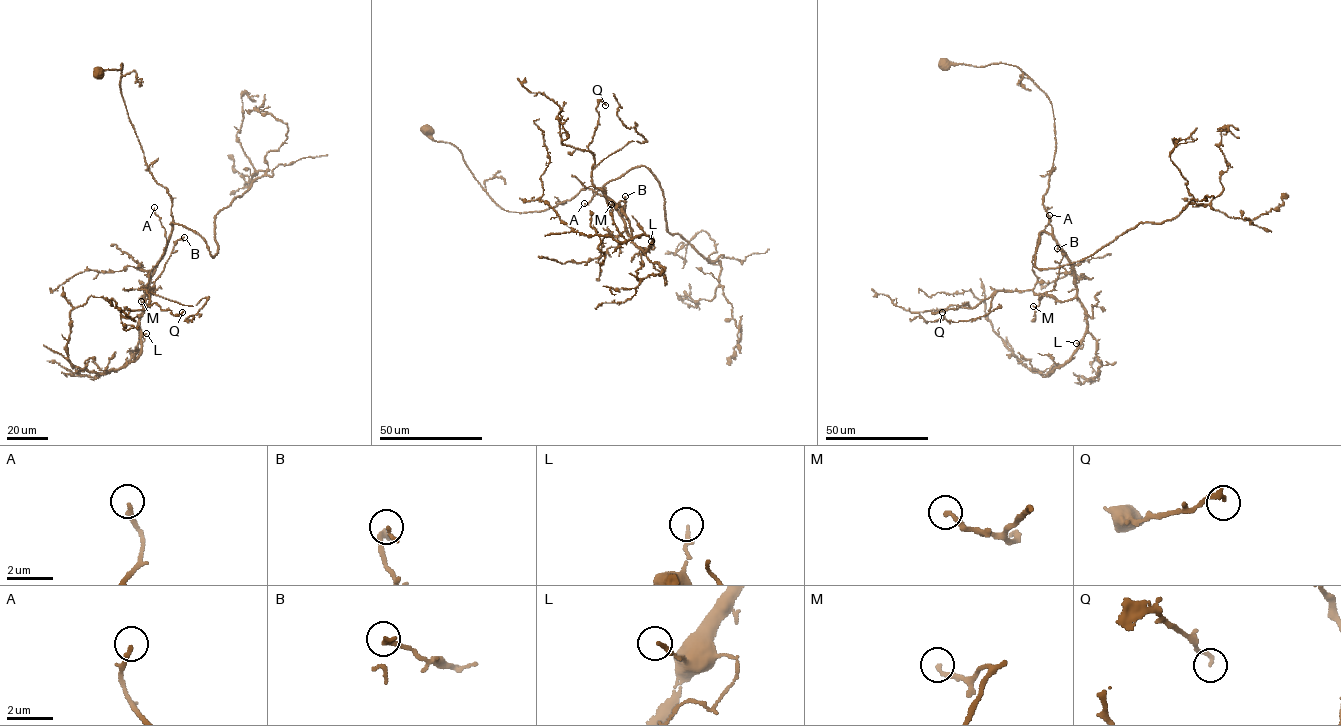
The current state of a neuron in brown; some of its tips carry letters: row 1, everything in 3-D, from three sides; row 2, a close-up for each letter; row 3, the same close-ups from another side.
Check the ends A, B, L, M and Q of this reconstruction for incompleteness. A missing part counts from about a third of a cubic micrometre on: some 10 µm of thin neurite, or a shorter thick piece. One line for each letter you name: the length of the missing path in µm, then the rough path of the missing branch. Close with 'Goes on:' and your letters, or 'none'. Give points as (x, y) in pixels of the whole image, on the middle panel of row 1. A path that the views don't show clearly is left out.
Goes on: none

